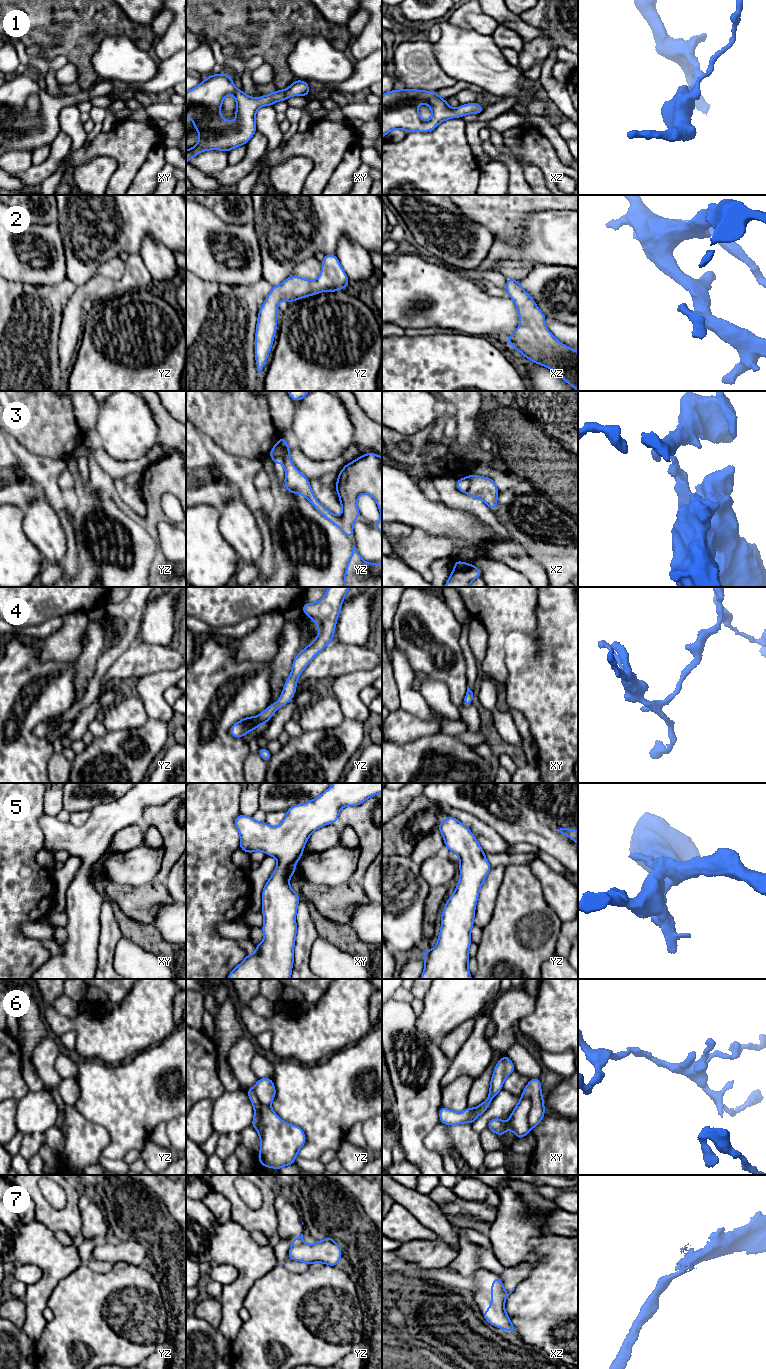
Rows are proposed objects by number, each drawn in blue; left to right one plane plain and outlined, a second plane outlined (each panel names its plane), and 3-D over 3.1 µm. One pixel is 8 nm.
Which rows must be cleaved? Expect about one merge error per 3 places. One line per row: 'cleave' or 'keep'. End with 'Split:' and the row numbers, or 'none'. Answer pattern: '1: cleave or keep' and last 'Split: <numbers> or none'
1: keep
2: keep
3: cleave
4: keep
5: keep
6: cleave
7: cleave
Split: 3, 6, 7

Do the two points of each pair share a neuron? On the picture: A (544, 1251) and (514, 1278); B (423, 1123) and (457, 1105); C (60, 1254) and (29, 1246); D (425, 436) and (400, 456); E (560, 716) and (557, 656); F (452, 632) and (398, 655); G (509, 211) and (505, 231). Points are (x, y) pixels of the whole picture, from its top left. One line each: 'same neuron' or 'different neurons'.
A: different neurons
B: different neurons
C: same neuron
D: same neuron
E: same neuron
F: different neurons
G: same neuron

